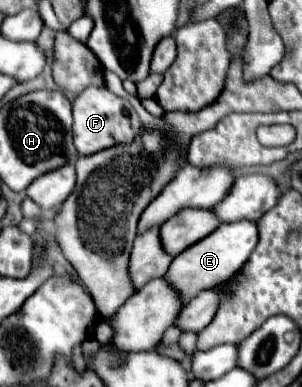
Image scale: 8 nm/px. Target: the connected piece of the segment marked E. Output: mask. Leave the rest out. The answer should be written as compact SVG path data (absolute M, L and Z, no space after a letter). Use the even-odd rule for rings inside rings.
M241 219L235 223L221 223L217 231L207 235L205 239L197 241L193 247L185 249L181 255L177 255L165 275L171 283L175 283L177 291L181 291L183 303L187 303L193 295L197 295L203 289L209 289L213 285L225 283L229 277L233 277L249 259L255 245L259 241L257 223L249 219Z

